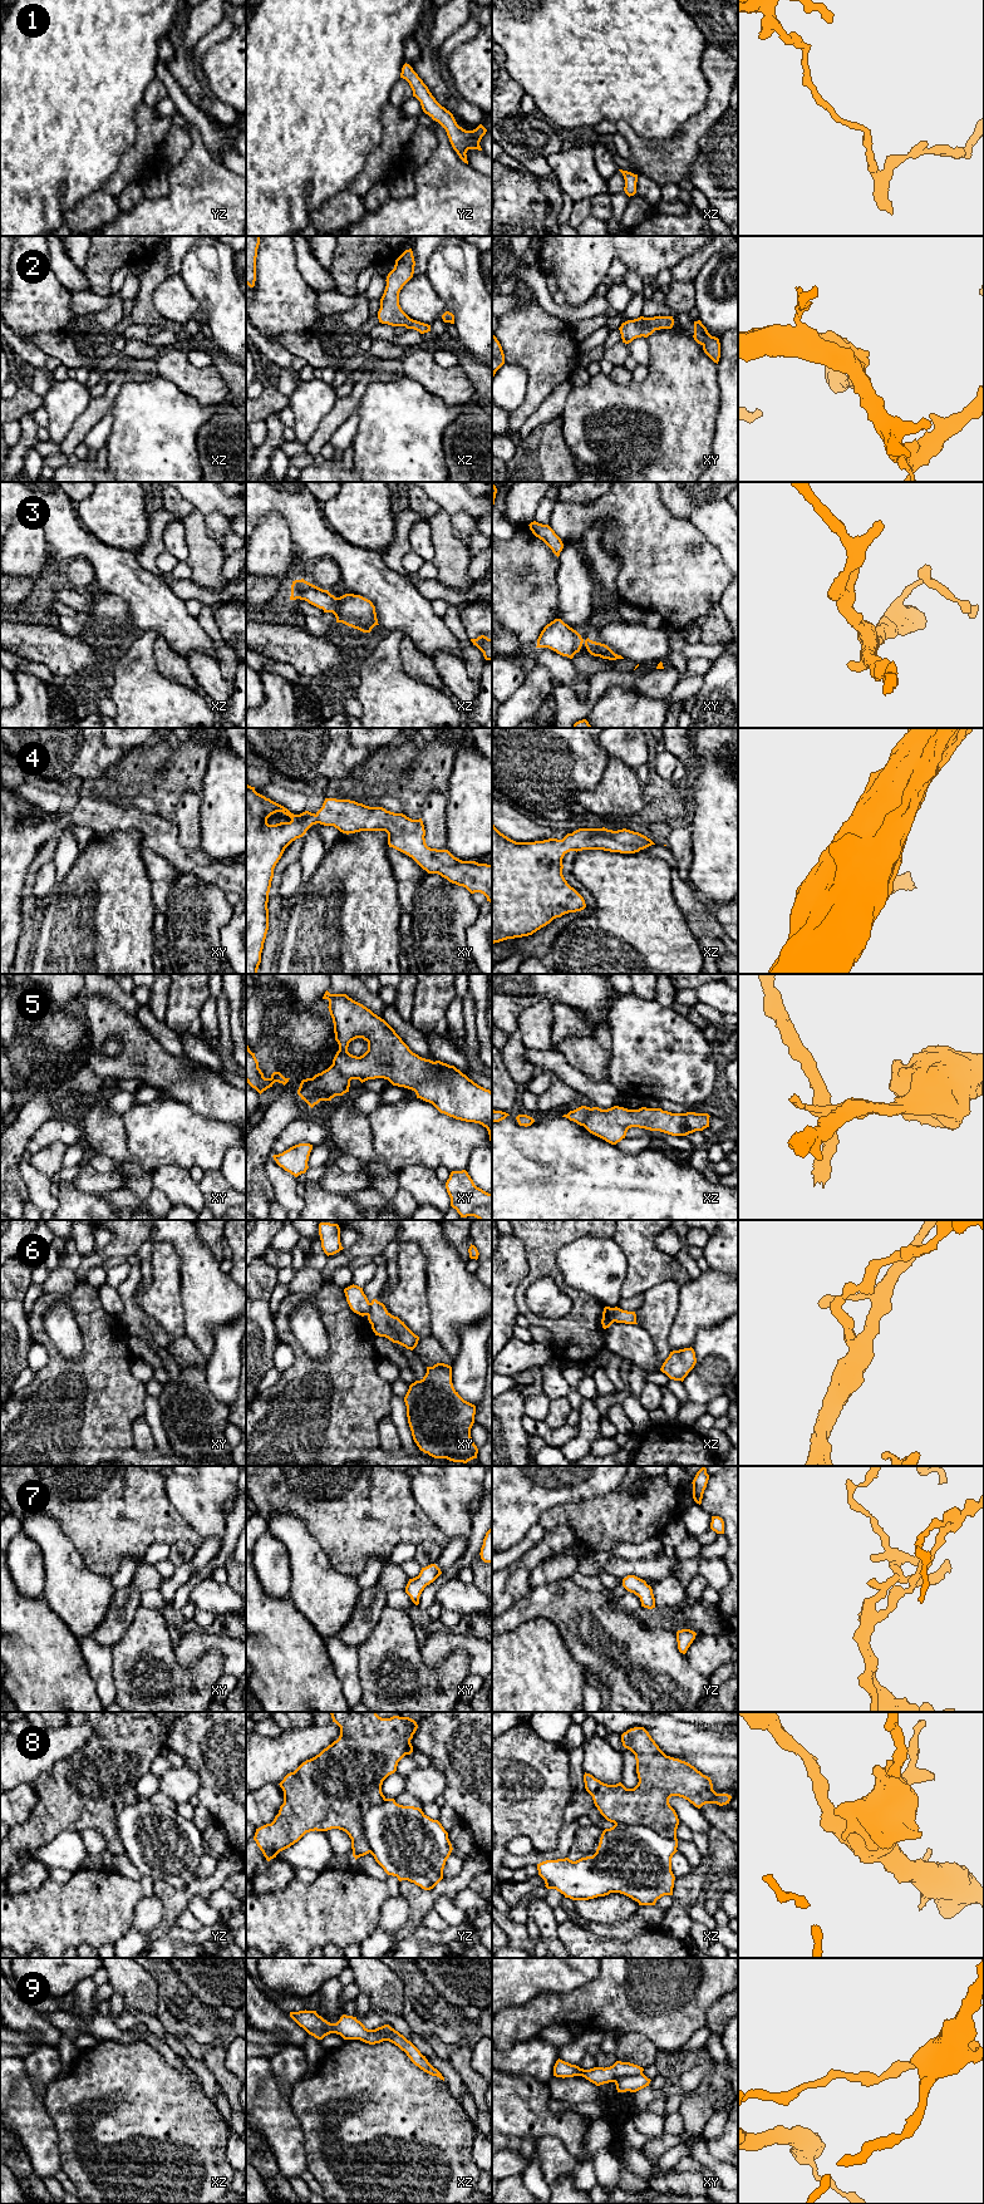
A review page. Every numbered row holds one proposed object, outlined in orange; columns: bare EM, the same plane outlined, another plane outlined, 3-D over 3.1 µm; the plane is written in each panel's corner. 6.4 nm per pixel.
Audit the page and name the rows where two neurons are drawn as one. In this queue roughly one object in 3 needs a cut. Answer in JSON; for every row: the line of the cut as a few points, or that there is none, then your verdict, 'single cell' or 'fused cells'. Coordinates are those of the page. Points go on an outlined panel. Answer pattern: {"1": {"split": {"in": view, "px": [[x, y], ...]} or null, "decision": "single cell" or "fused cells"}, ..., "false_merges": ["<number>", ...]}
{"1": {"split": null, "decision": "single cell"}, "2": {"split": null, "decision": "single cell"}, "3": {"split": null, "decision": "single cell"}, "4": {"split": null, "decision": "single cell"}, "5": {"split": {"in": "xy", "px": [[331, 1064], [350, 1080]]}, "decision": "fused cells"}, "6": {"split": {"in": "xz", "px": [[613, 1308], [614, 1321]]}, "decision": "fused cells"}, "7": {"split": null, "decision": "single cell"}, "8": {"split": {"in": "xz", "px": [[615, 1823], [647, 1825], [665, 1838], [675, 1838]]}, "decision": "fused cells"}, "9": {"split": {"in": "xy", "px": [[641, 2072], [625, 2075], [615, 2082]]}, "decision": "fused cells"}, "false_merges": ["5", "6", "8", "9"]}

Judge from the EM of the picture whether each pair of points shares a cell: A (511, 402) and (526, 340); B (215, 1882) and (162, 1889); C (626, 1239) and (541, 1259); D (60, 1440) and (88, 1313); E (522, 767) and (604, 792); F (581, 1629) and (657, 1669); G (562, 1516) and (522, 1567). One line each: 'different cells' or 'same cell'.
A: different cells
B: same cell
C: different cells
D: same cell
E: different cells
F: same cell
G: different cells

